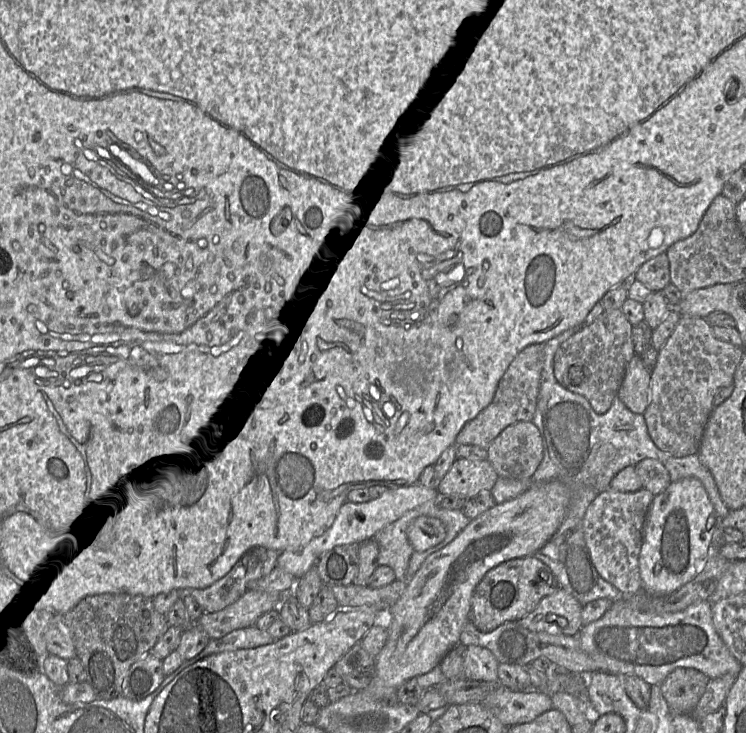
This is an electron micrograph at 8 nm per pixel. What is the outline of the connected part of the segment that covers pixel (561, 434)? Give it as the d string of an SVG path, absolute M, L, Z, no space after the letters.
M569 329L543 344L539 395L532 419L542 439L543 458L531 478L533 484L559 480L567 484L592 486L601 493L609 489L611 480L621 470L635 466L642 460L654 459L666 467L672 482L686 477L700 480L718 517L726 517L730 509L724 504L712 474L701 463L698 454L675 458L662 452L652 442L644 416L631 412L618 398L605 413L598 414L586 398L558 383L554 376L554 355L575 330Z

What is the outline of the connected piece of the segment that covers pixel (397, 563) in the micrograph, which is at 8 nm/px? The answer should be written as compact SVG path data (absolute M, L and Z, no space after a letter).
M411 510L374 536L373 540L379 546L378 564L391 567L396 580L409 580L407 569L414 549L407 537L407 528L417 517L419 517L418 511Z

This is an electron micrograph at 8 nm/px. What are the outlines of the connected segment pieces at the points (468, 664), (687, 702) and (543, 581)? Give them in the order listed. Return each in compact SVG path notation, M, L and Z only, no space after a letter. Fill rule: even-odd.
M469 645L465 647L465 679L485 682L497 682L499 664L500 662L487 648L475 645Z
M677 668L660 684L673 715L690 715L703 696L710 678L694 668Z
M533 556L508 560L488 571L471 599L470 621L481 632L491 632L508 621L518 621L532 612L546 596L553 594L560 584L551 569Z

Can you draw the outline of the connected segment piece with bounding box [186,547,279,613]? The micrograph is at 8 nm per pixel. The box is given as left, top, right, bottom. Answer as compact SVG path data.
M254 547L245 552L234 567L221 579L203 589L188 589L201 606L203 613L220 611L238 600L249 583L272 572L277 566L279 552L263 547Z

